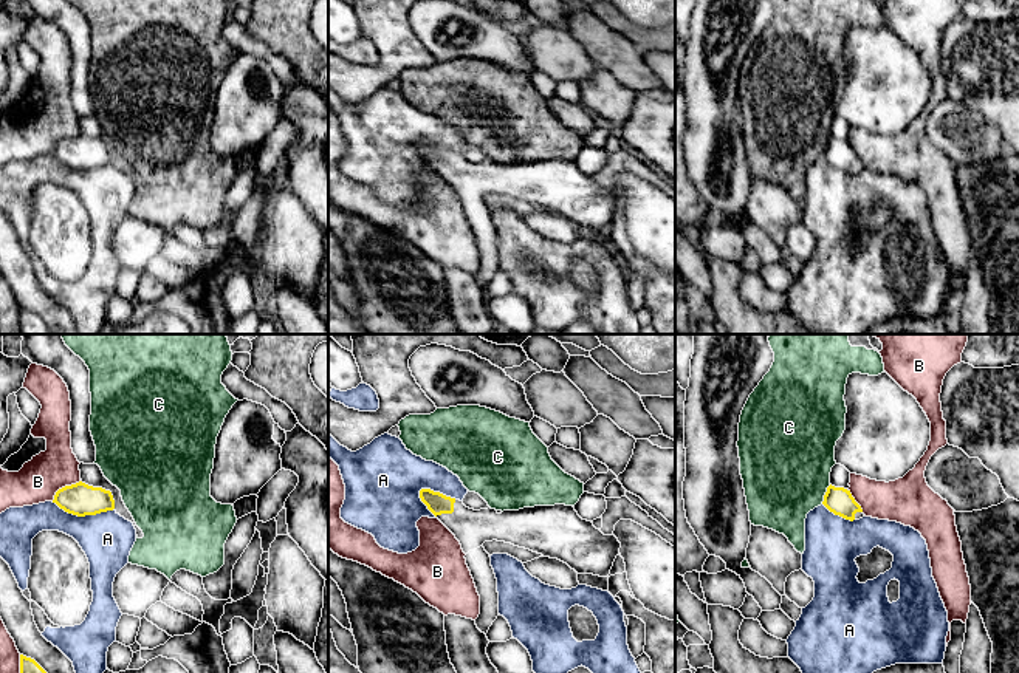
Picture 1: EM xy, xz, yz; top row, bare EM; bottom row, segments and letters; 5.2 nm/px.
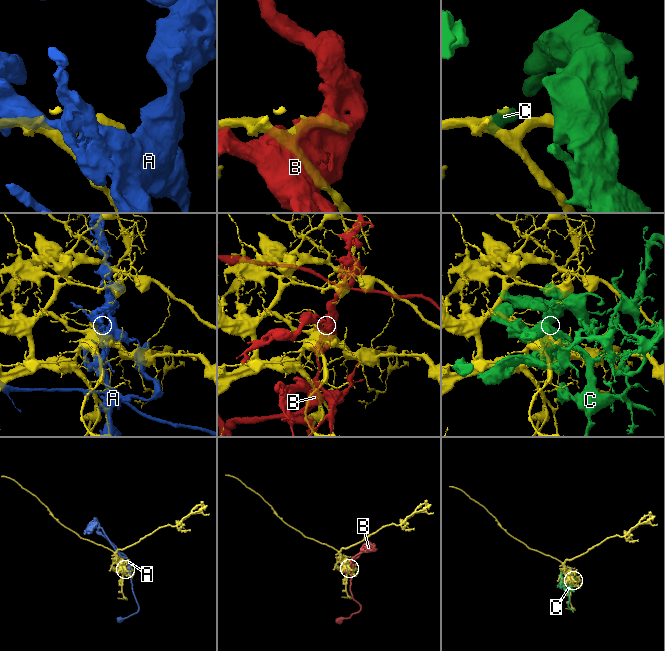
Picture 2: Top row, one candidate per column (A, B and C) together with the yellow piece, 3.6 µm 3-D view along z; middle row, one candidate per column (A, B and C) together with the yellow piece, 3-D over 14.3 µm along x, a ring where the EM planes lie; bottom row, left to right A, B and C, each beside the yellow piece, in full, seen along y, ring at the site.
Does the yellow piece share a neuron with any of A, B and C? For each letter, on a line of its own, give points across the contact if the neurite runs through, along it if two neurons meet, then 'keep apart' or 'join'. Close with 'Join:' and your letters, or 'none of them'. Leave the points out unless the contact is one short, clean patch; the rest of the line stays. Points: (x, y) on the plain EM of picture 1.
A: keep apart
B: keep apart
C: keep apart
Join: none of them

